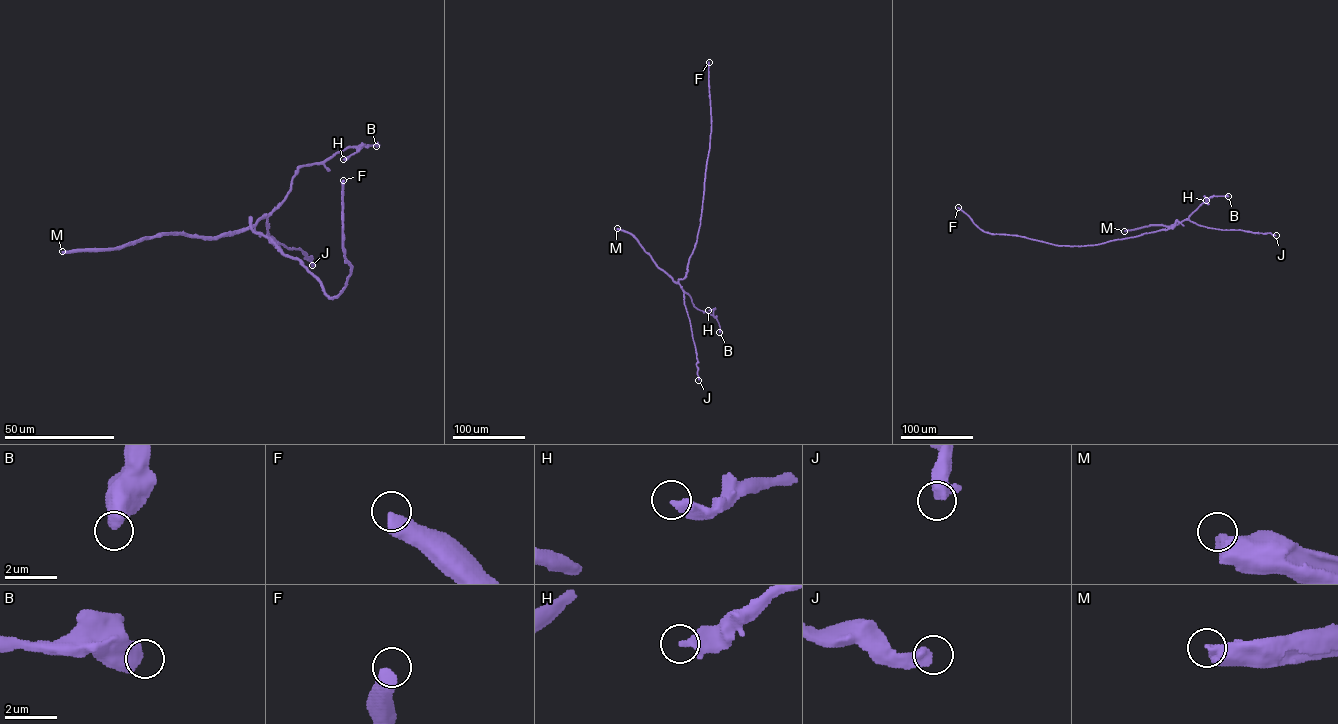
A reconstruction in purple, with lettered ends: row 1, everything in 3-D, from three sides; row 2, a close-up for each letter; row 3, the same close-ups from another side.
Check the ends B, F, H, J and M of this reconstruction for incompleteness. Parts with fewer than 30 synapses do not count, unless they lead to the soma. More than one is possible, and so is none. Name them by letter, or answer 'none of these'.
F

